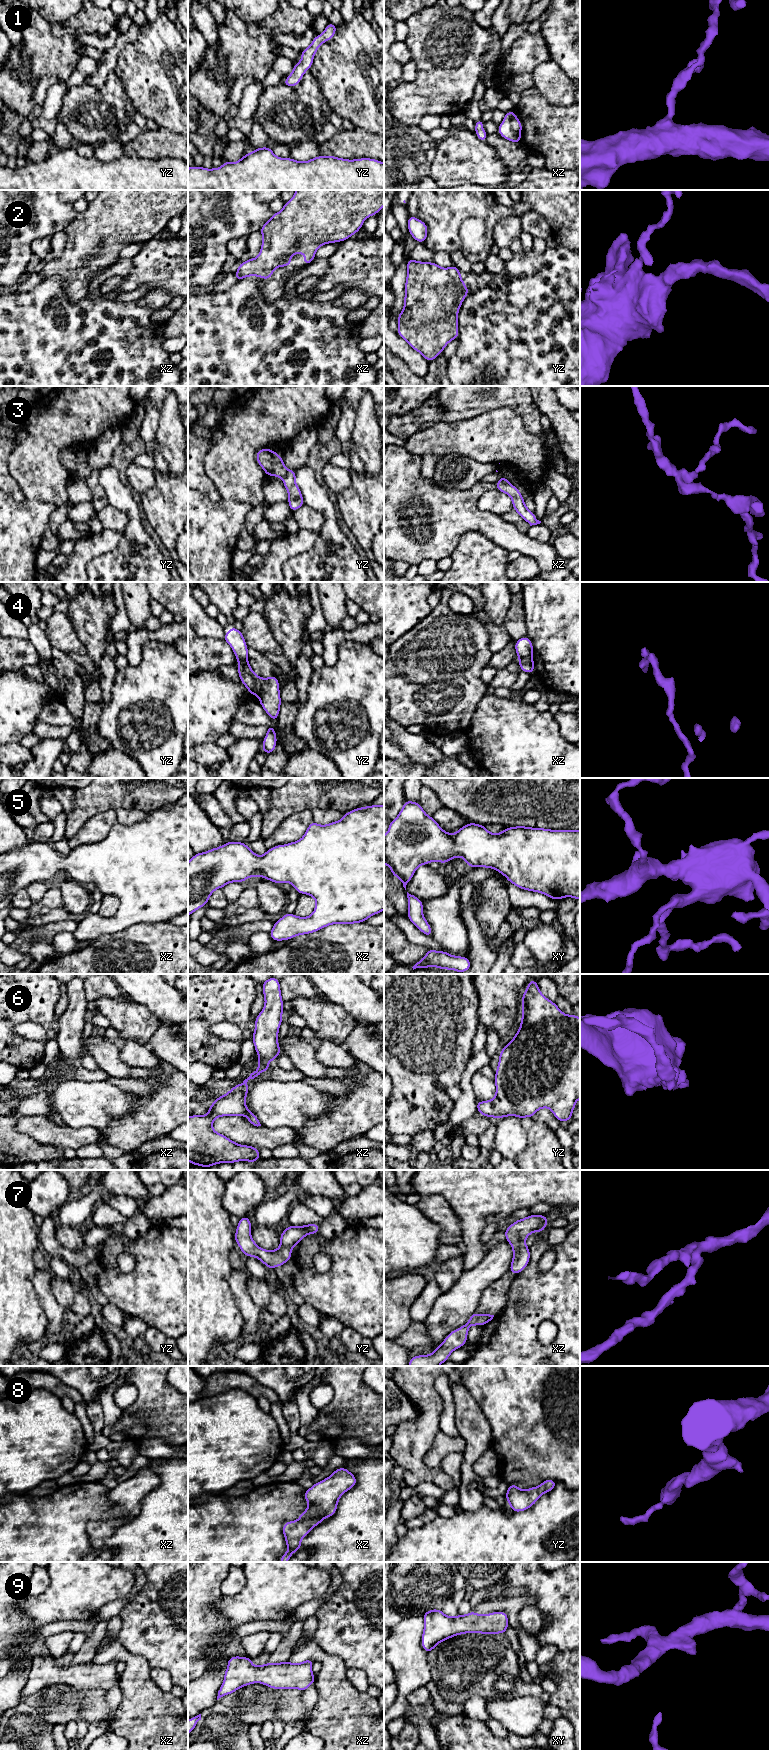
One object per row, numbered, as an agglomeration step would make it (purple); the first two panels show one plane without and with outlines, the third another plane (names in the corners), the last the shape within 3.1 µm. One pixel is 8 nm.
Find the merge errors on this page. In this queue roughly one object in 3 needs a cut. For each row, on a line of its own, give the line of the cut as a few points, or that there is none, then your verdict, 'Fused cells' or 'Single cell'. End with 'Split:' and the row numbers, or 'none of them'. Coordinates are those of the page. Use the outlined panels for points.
1: No split. Single cell
2: No split. Single cell
3: Split along yz (288, 471), (282, 478). Fused cells
4: Split along yz (264, 679), (261, 685), (261, 692), (258, 695). Fused cells
5: No split. Single cell
6: No split. Single cell
7: No split. Single cell
8: No split. Single cell
9: No split. Single cell
Split: 3, 4

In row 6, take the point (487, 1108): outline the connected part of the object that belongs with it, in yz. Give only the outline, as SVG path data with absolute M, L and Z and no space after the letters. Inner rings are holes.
M530 979L523 992L520 1028L515 1037L500 1051L495 1073L495 1096L488 1101L476 1100L479 1114L488 1118L516 1116L522 1119L532 1118L541 1108L549 1108L559 1122L572 1120L576 1100L580 1099L580 1018L575 1014L564 1014L556 1003L541 993L536 980Z

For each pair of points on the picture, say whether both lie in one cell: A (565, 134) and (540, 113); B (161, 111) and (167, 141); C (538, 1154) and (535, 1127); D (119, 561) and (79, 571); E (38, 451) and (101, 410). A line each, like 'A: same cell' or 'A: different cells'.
A: same cell
B: different cells
C: same cell
D: different cells
E: same cell

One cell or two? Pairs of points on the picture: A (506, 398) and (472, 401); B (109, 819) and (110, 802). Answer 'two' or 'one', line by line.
A: one
B: two

